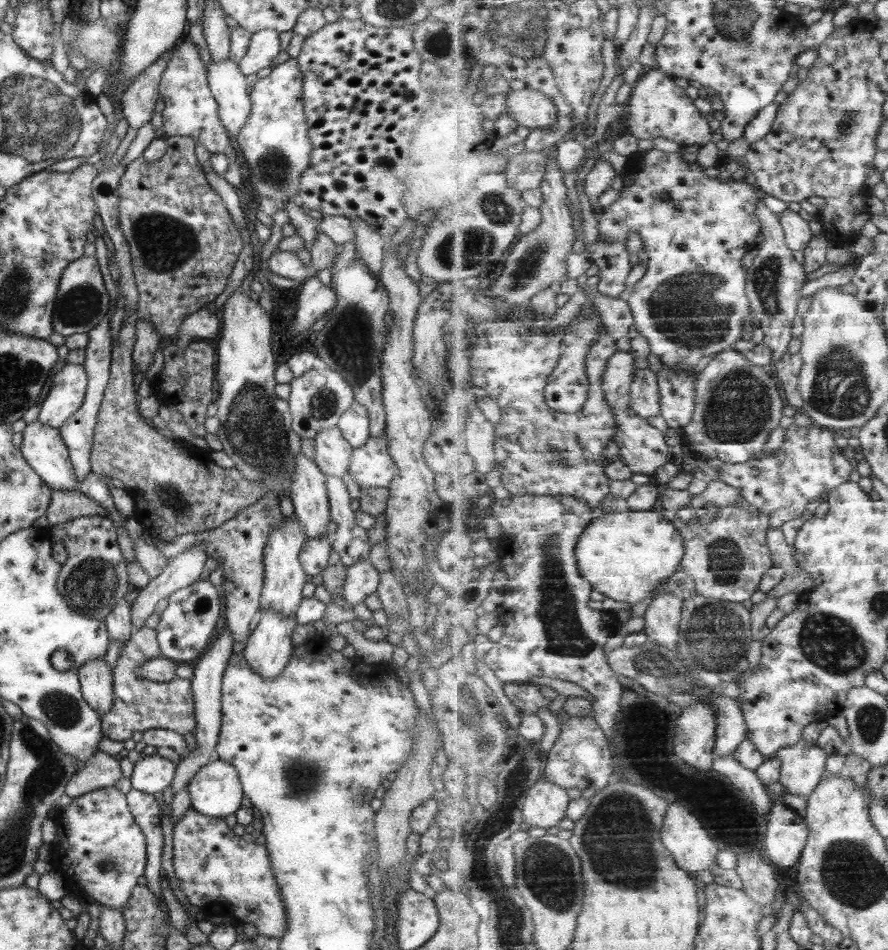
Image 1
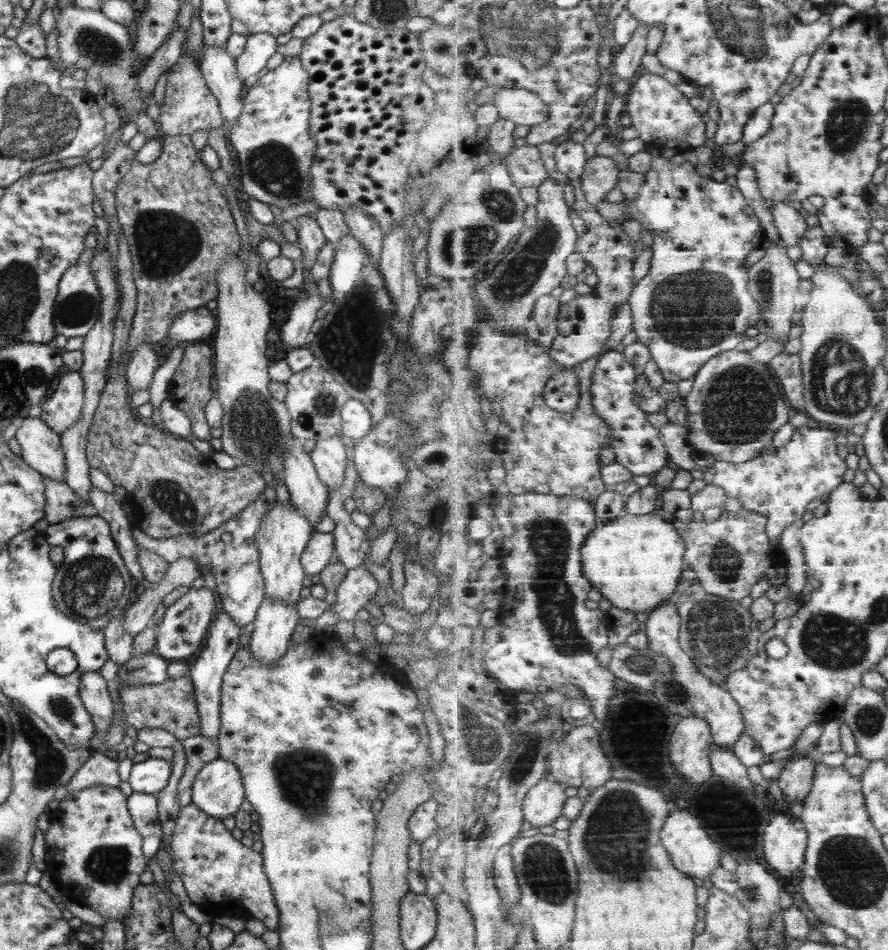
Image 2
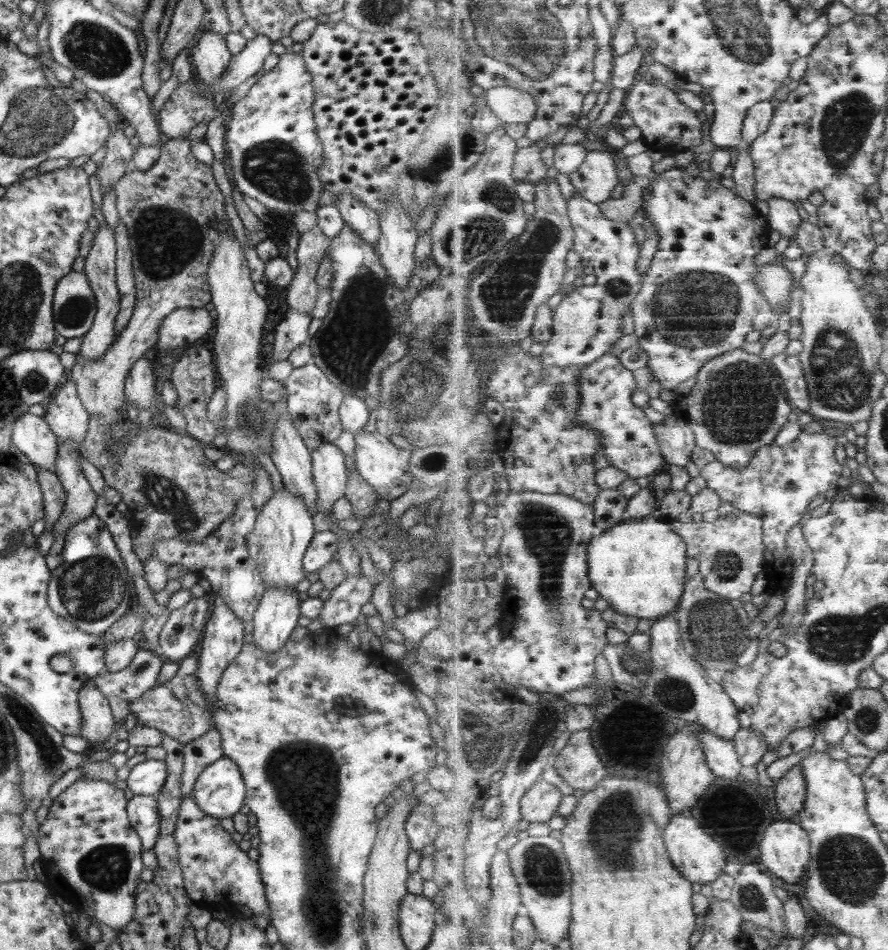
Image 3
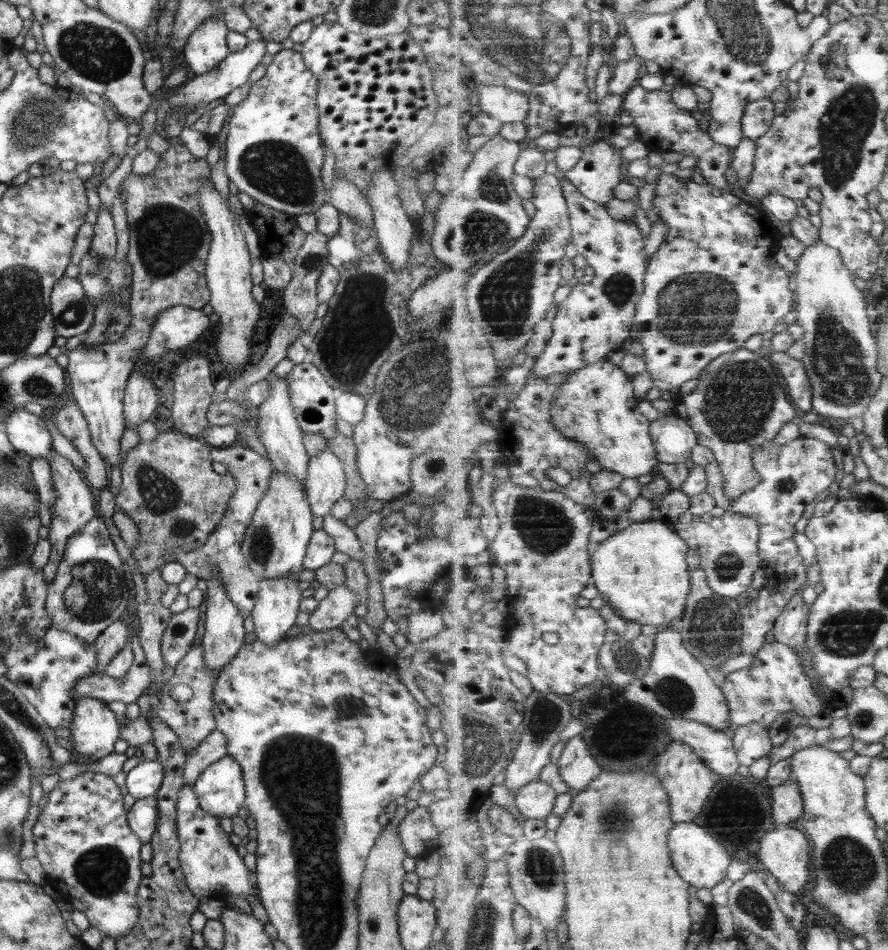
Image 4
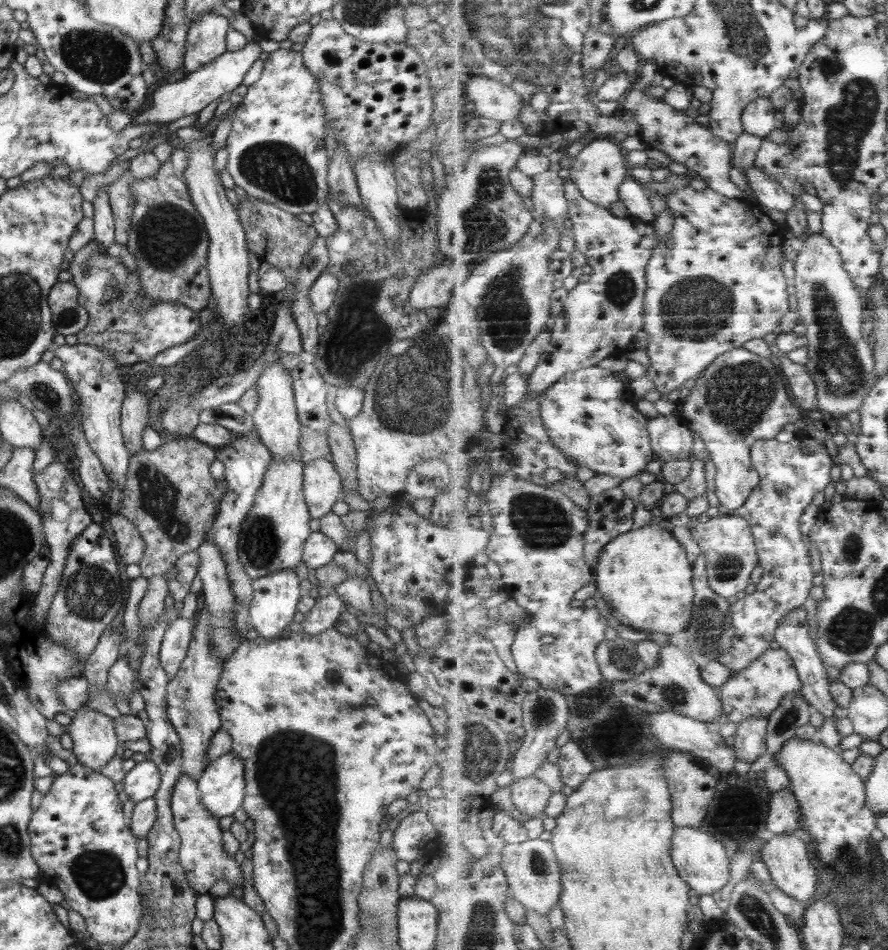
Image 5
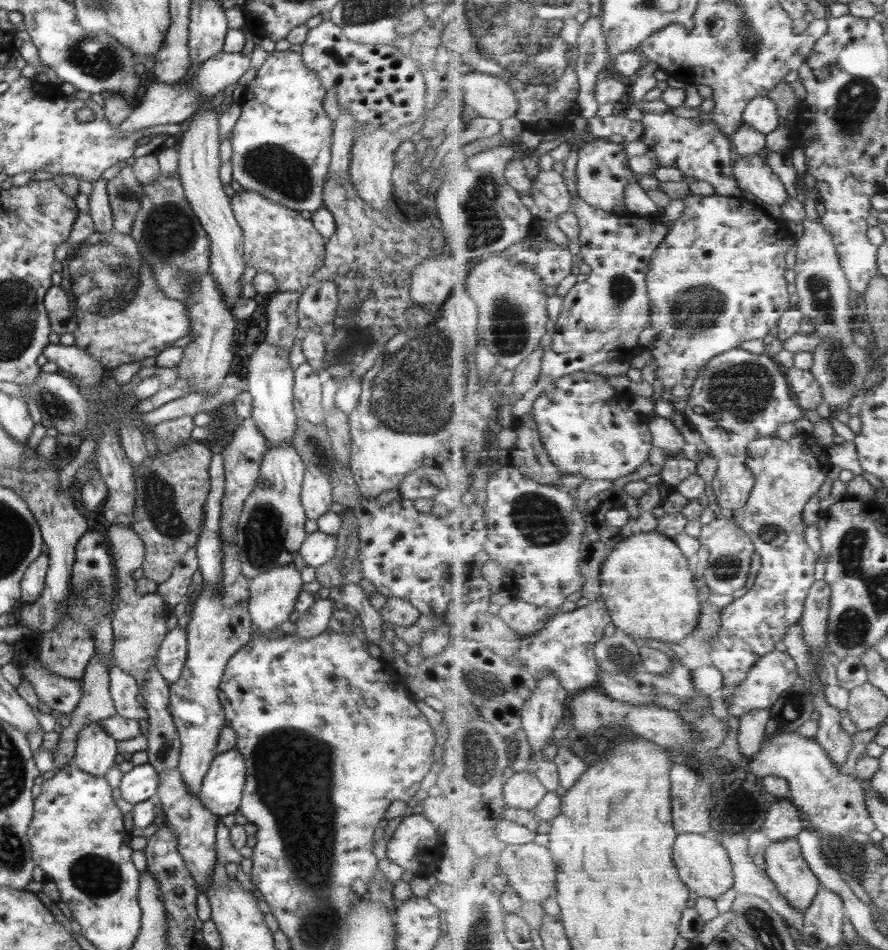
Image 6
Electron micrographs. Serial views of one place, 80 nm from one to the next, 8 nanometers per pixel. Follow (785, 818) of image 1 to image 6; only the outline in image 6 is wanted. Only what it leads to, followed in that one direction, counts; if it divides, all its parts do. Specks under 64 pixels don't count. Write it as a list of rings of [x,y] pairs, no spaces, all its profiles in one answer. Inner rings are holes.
[[[796,837],[773,842],[764,853],[765,871],[791,906],[806,911],[814,903],[822,881],[811,870],[801,845]]]

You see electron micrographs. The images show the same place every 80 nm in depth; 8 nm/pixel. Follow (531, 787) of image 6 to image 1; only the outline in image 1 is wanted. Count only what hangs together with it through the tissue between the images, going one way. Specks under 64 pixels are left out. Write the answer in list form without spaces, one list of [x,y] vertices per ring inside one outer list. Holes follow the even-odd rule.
[[[541,778],[528,790],[523,810],[525,824],[544,829],[558,826],[567,817],[570,800],[566,788]]]

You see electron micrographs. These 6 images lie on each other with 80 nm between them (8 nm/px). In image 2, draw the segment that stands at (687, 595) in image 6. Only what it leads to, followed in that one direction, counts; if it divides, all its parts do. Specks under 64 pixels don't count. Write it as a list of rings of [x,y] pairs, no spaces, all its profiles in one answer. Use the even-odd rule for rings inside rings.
[[[623,512],[621,516],[599,524],[589,535],[589,539],[585,540],[585,545],[581,549],[581,560],[586,578],[603,598],[611,602],[613,607],[636,613],[651,613],[675,594],[677,584],[682,581],[682,572],[686,568],[684,560],[686,552],[686,541],[671,522],[653,513],[631,515]]]

